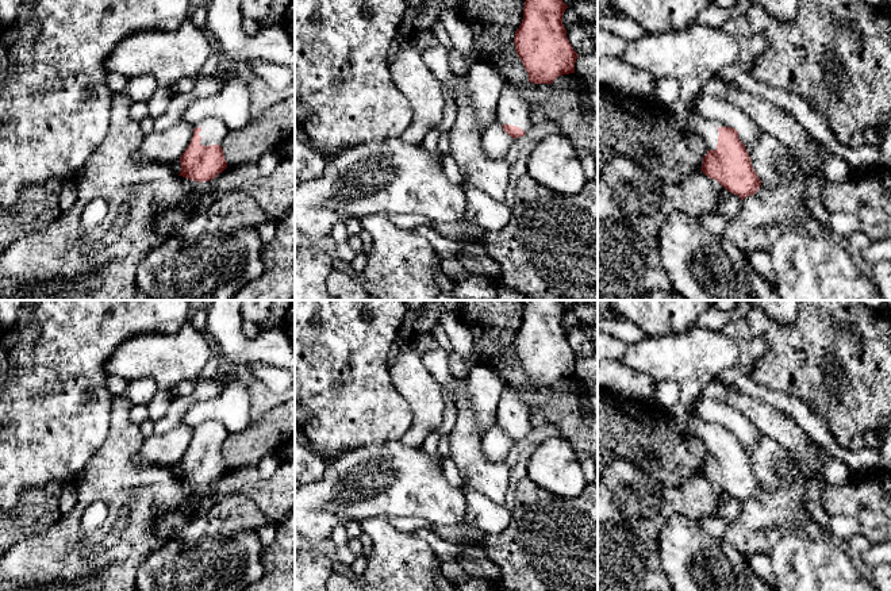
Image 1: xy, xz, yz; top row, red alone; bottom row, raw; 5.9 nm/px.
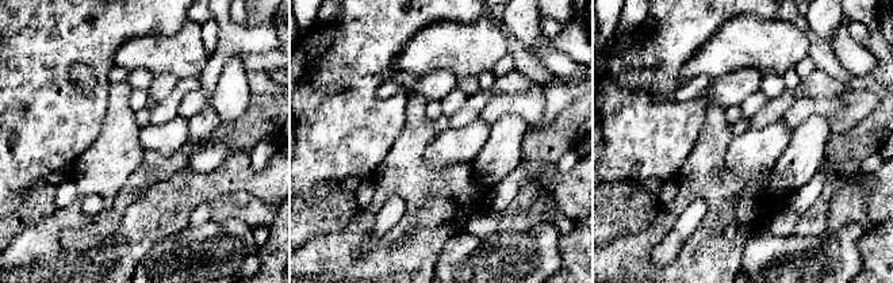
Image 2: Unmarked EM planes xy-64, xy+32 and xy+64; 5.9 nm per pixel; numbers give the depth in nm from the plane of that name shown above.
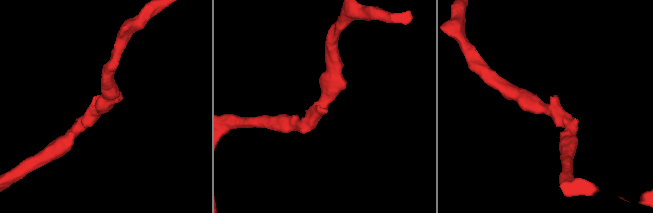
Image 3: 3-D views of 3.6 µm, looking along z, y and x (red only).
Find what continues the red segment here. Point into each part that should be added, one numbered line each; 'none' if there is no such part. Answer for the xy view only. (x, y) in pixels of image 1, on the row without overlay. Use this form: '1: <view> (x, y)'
1: xy (214, 433)

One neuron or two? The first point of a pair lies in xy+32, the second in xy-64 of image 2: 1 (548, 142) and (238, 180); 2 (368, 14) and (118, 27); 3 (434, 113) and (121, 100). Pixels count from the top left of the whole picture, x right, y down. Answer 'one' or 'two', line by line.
1: two
2: one
3: two

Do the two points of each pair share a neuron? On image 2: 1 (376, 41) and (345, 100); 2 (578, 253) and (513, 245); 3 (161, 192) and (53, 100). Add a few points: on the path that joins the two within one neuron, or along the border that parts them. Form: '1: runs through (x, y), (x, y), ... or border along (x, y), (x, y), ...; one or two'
1: runs through (361, 56), (353, 64), (353, 85); one
2: border along (559, 236), (560, 268); two
3: border along (107, 107), (98, 137), (75, 160); two

